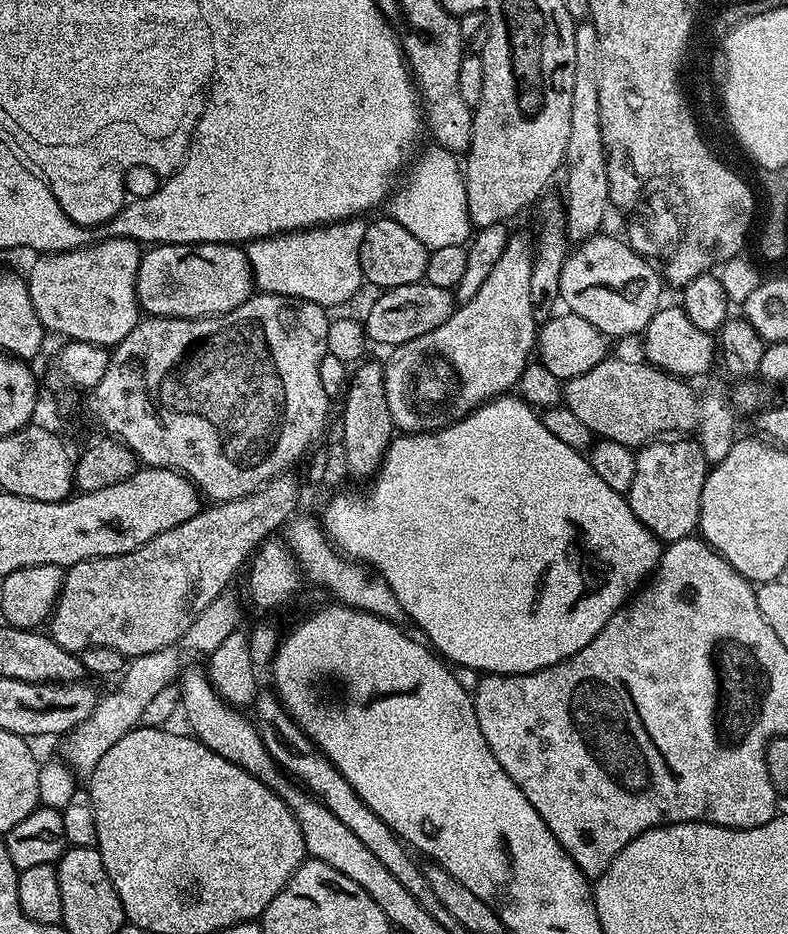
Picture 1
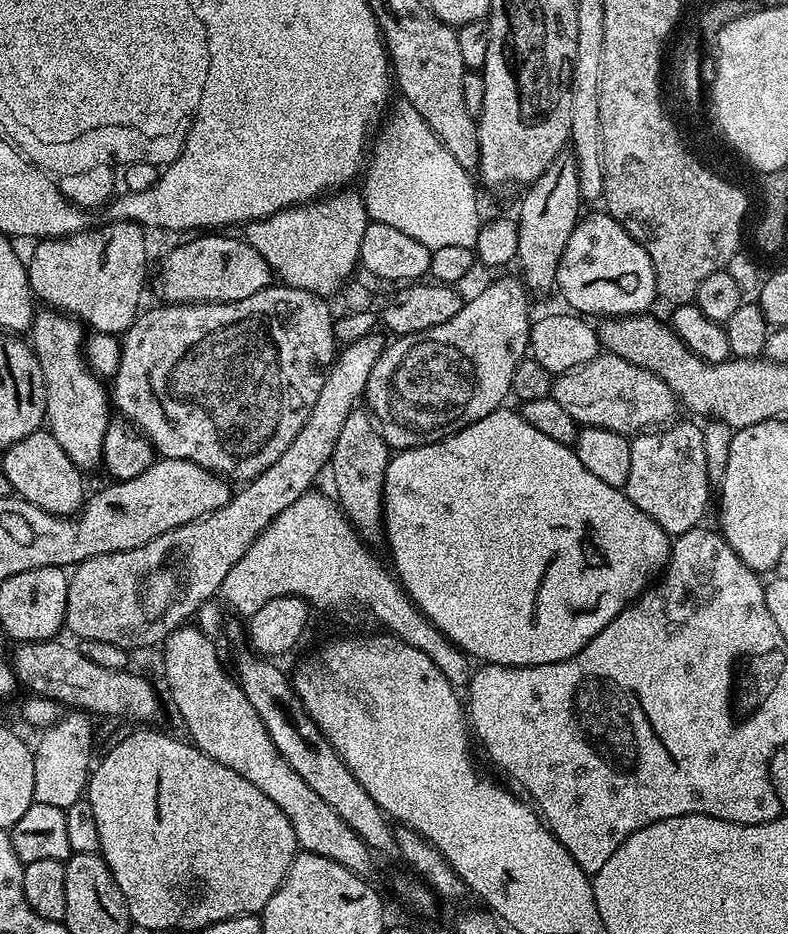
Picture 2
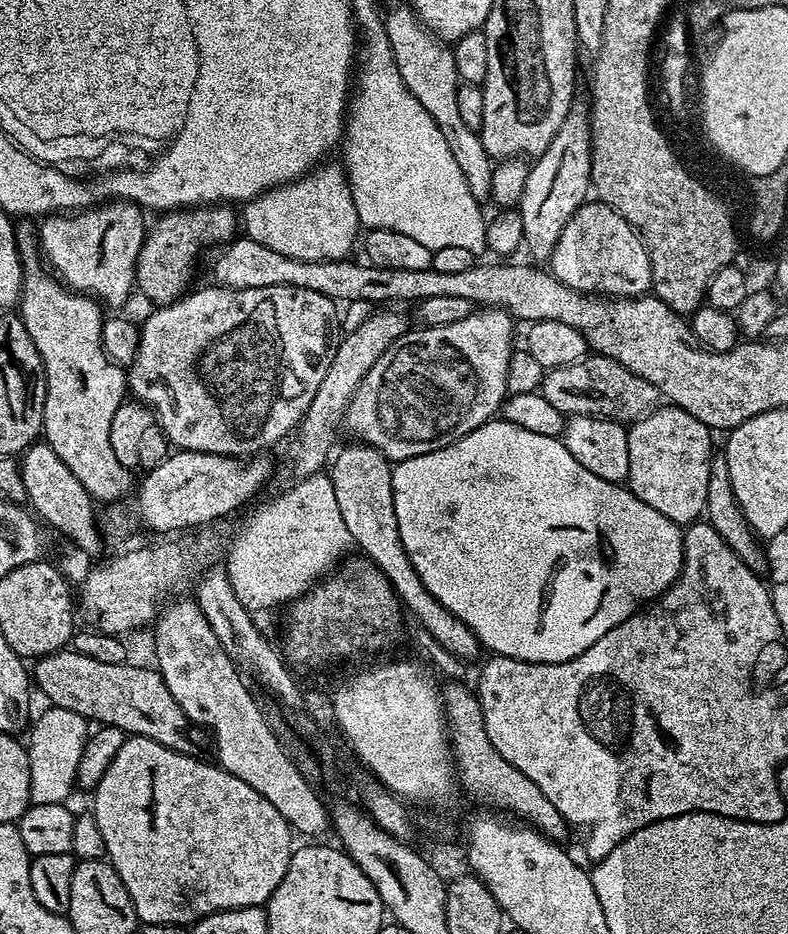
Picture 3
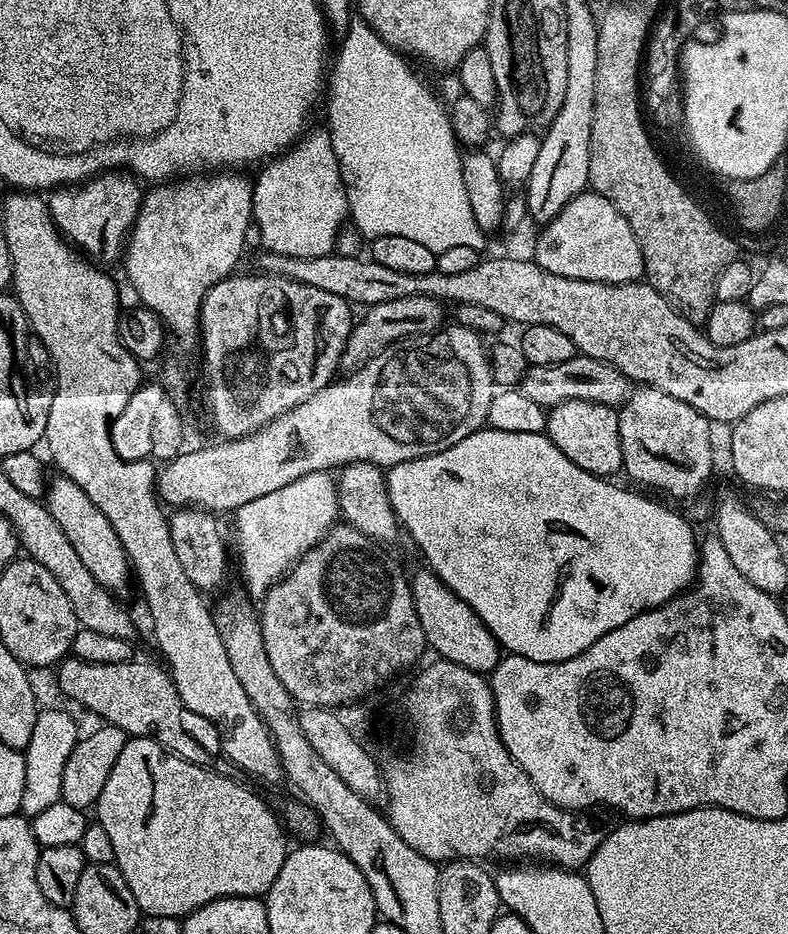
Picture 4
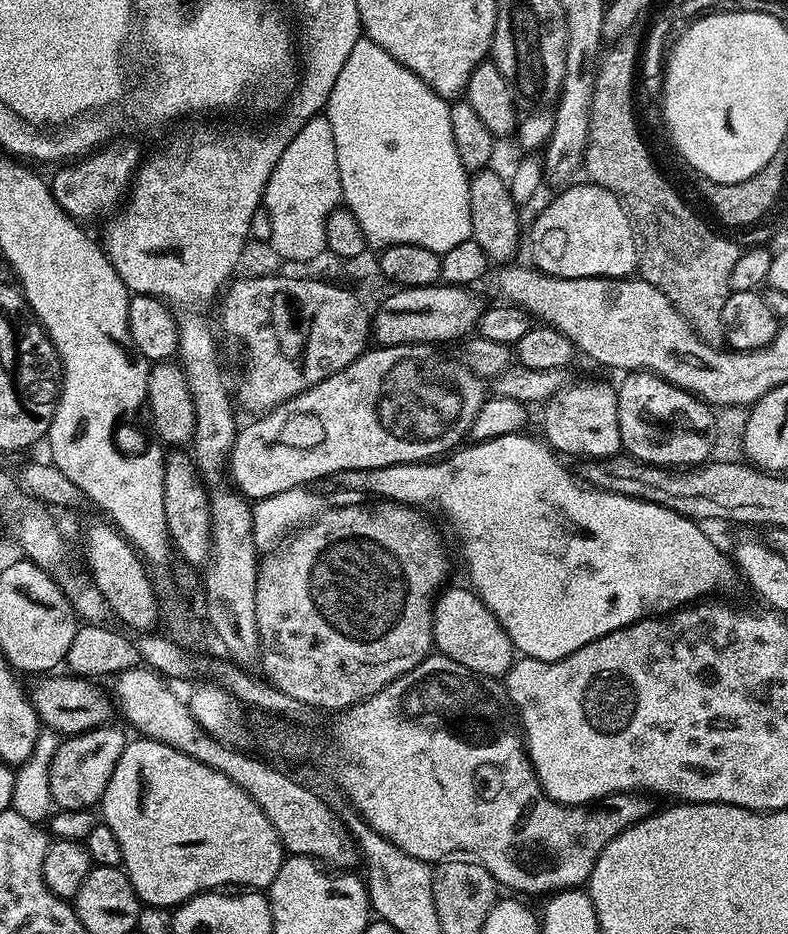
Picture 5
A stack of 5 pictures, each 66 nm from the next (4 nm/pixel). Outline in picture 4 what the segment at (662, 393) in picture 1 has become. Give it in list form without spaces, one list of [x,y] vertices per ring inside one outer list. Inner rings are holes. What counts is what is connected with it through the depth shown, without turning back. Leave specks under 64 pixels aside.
[[[577,354],[566,362],[558,362],[554,366],[531,365],[519,385],[519,390],[522,394],[526,394],[526,398],[538,402],[538,406],[542,406],[545,410],[557,408],[567,400],[620,406],[630,395],[630,381],[605,360]]]

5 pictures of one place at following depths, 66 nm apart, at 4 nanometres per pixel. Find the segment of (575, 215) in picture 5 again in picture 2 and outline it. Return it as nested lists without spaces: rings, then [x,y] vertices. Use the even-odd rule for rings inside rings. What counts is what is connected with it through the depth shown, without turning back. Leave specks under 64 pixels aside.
[[[599,210],[593,216],[585,215],[583,218],[577,220],[576,228],[570,234],[570,242],[566,242],[566,250],[562,250],[562,258],[560,259],[560,265],[556,271],[556,288],[558,292],[561,292],[564,295],[564,300],[569,309],[573,313],[583,314],[585,317],[593,318],[615,318],[618,316],[638,316],[649,311],[648,308],[652,303],[657,303],[658,293],[656,291],[656,279],[654,278],[654,266],[650,262],[650,254],[648,249],[640,243],[639,239],[635,235],[632,236],[628,233],[629,229],[625,225],[620,224],[615,220],[613,216],[609,216],[607,211]]]

